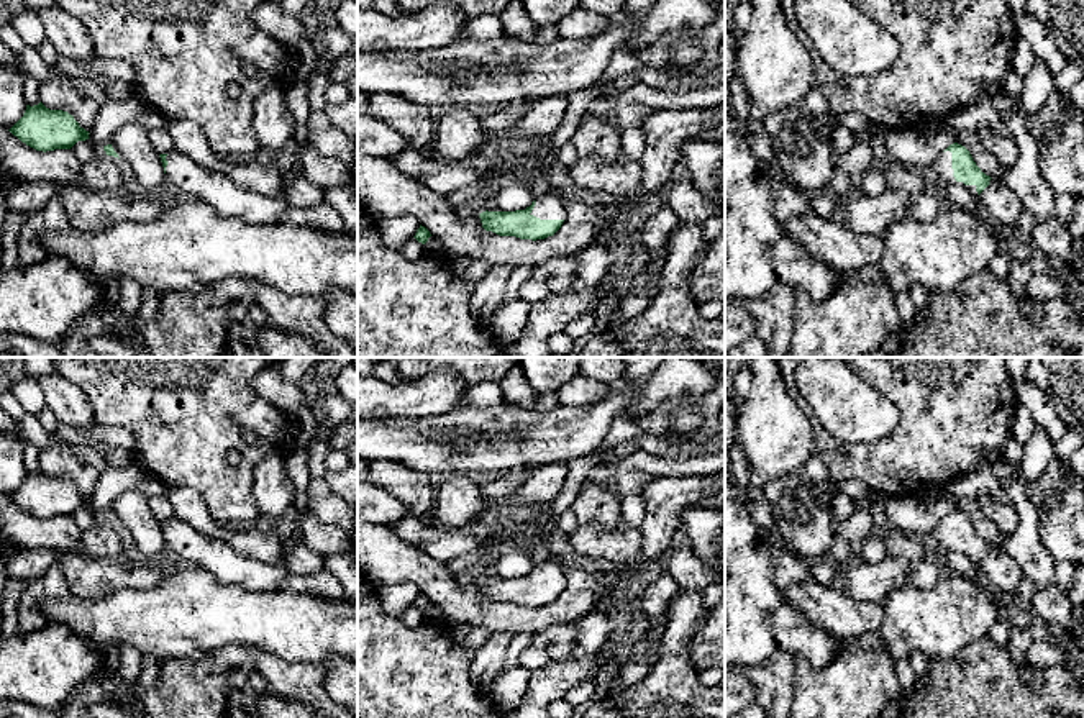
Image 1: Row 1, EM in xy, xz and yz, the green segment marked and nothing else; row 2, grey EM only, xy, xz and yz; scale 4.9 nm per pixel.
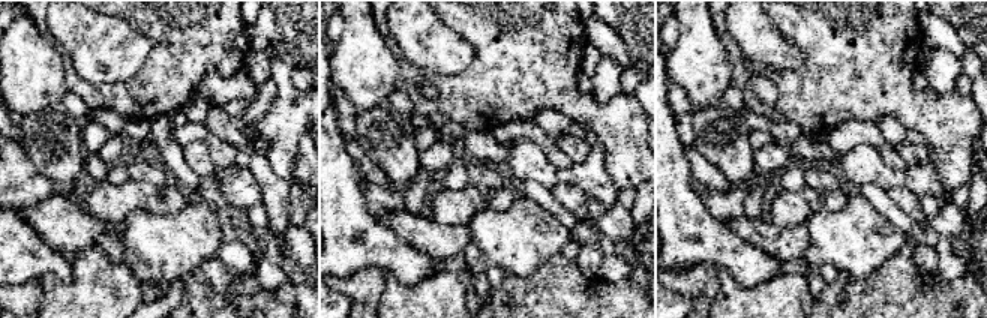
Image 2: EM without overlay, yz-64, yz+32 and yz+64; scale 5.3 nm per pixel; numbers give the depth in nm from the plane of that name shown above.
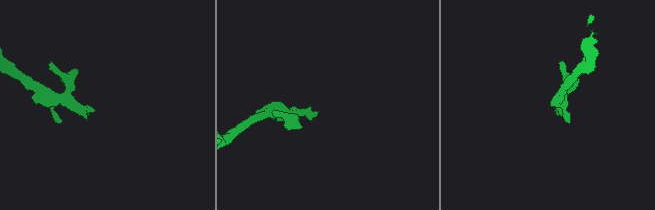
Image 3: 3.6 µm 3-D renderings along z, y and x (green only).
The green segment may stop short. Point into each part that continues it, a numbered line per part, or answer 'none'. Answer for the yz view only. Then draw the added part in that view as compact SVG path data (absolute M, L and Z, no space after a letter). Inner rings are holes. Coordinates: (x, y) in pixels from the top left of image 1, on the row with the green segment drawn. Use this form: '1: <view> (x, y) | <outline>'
1: yz (942, 172) | M945 151L938 156L938 159L935 161L933 167L928 172L928 177L931 180L931 185L935 189L941 187L943 184L961 184L963 182L956 182L953 177L953 169L951 169L951 152ZM964 185L972 195L977 195L976 192L976 185Z

